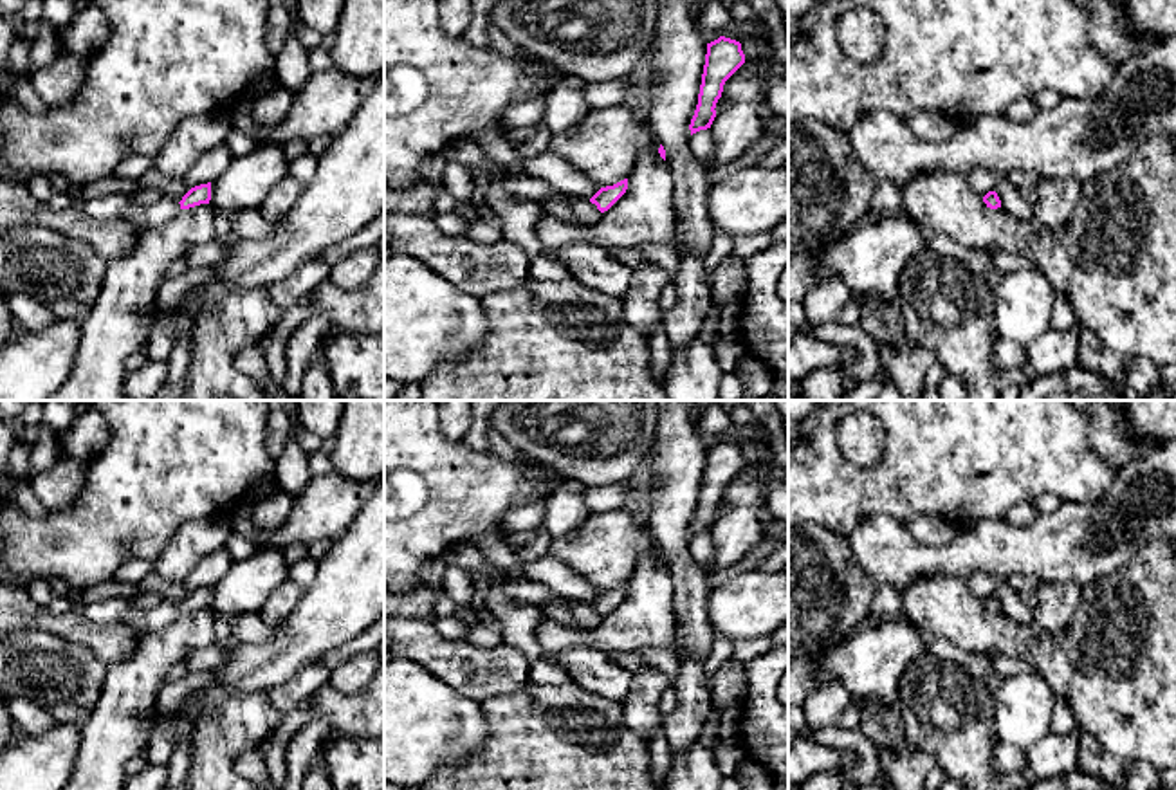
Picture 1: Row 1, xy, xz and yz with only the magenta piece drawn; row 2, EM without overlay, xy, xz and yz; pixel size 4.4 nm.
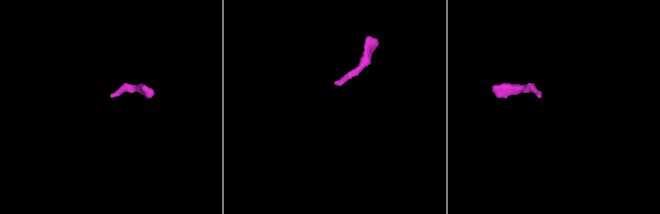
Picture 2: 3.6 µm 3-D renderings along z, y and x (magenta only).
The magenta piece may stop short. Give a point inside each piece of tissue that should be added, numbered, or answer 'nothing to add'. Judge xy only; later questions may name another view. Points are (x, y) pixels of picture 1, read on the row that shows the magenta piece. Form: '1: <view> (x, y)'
1: xy (165, 210)

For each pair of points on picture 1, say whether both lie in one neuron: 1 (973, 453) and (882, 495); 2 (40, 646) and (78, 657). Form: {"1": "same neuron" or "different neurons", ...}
{"1": "same neuron", "2": "same neuron"}

